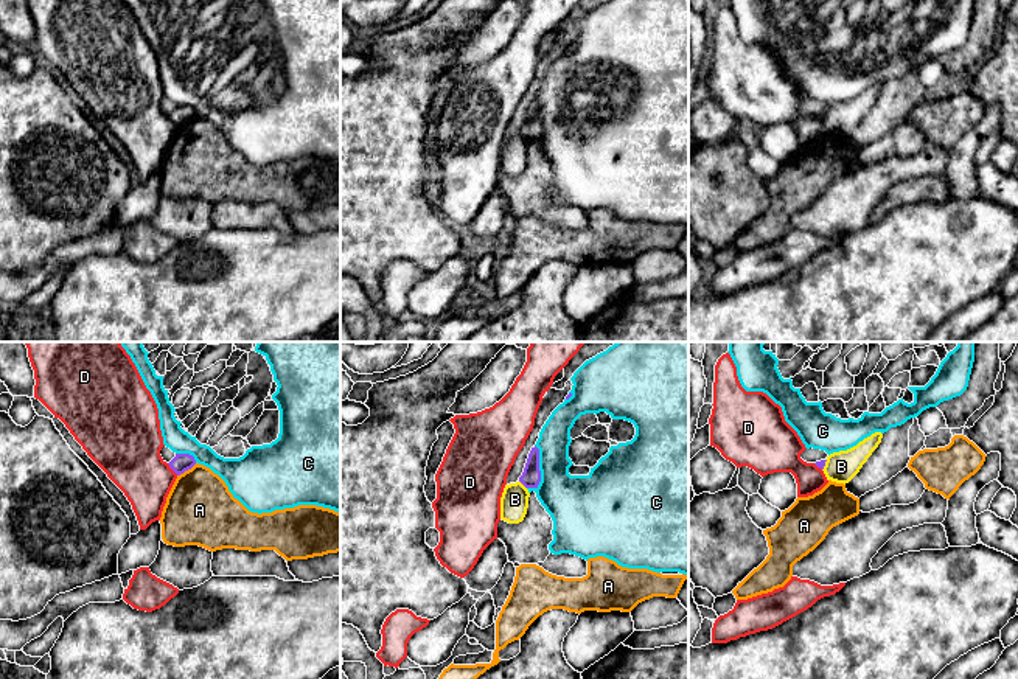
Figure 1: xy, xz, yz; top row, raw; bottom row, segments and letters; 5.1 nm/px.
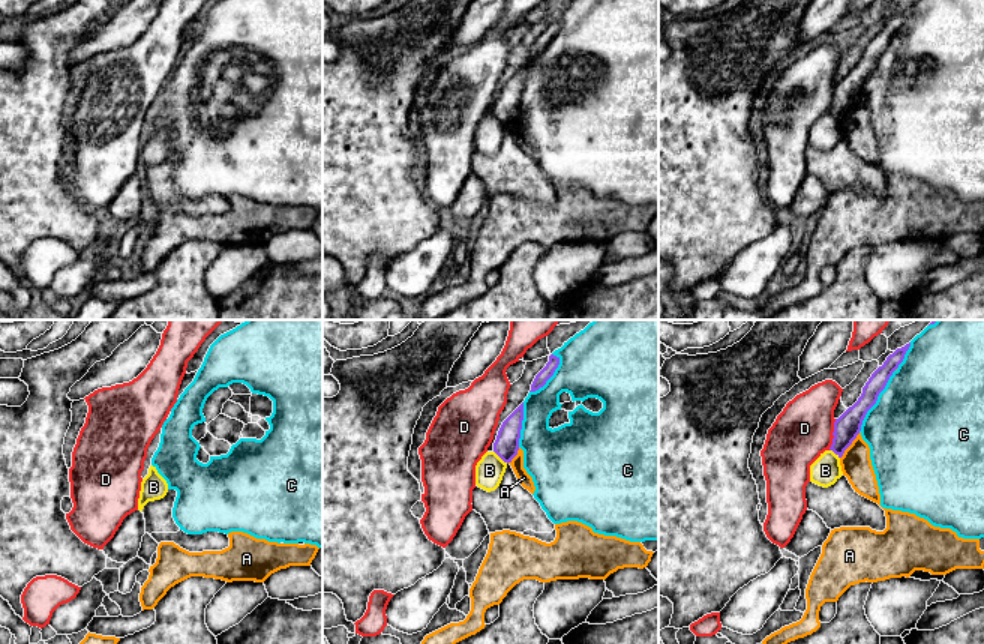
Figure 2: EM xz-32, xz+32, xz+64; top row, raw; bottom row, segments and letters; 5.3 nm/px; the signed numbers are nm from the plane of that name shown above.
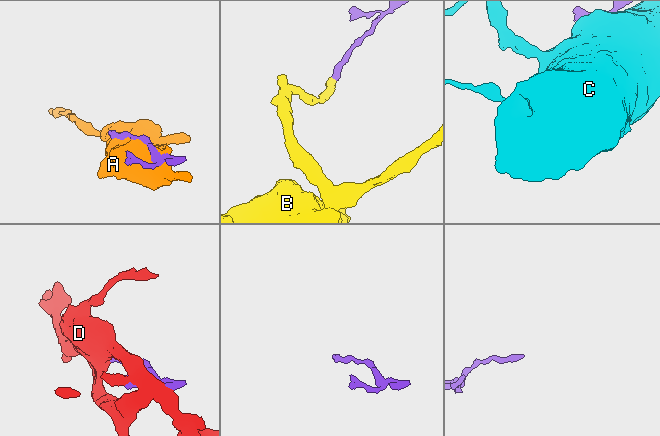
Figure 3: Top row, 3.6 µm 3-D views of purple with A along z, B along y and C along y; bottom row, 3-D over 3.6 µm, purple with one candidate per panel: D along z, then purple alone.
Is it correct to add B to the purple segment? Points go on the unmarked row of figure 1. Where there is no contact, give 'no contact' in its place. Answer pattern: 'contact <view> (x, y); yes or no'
contact xz (522, 135); no

